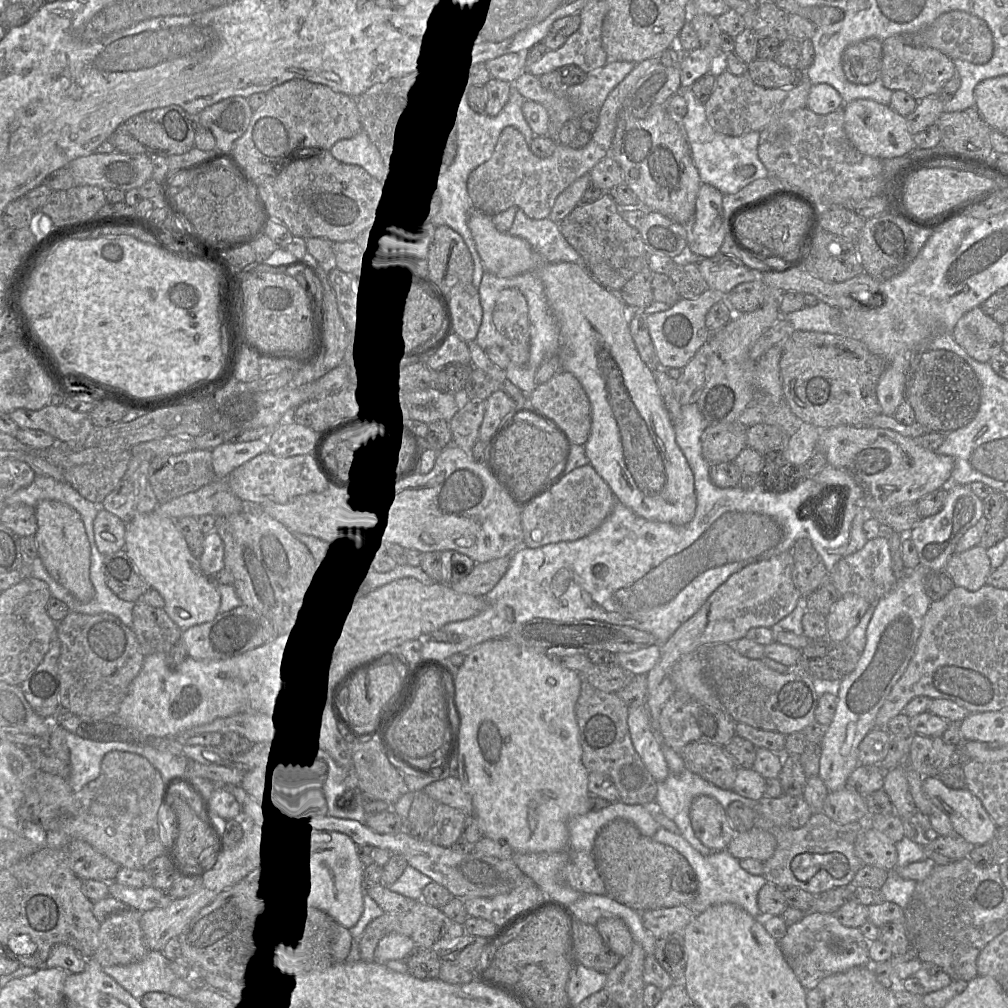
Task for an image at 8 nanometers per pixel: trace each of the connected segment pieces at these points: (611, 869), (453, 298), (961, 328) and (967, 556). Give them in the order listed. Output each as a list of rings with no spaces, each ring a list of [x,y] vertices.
[[[614,819],[600,830],[594,856],[607,894],[636,911],[689,906],[698,896],[698,877],[687,859],[673,847],[643,835],[626,819]]]
[[[471,283],[456,285],[449,292],[448,299],[451,312],[451,335],[454,333],[465,342],[474,341],[482,320],[478,288]]]
[[[980,307],[966,312],[951,335],[971,358],[979,362],[989,362],[1002,351],[1003,328]]]
[[[979,544],[964,552],[954,553],[945,566],[954,585],[970,591],[988,585],[986,581],[992,570],[987,550]]]

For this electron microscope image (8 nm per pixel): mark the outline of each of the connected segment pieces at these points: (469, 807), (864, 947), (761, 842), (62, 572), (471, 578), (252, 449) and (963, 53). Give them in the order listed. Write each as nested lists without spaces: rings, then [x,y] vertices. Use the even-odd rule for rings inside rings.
[[[448,777],[441,781],[436,781],[423,790],[431,798],[461,810],[467,816],[474,815],[472,799],[462,786],[458,777]]]
[[[806,912],[802,920],[787,927],[779,947],[806,990],[814,988],[823,978],[855,966],[870,963],[870,942],[858,927],[848,927],[832,913]]]
[[[753,827],[747,832],[736,833],[725,850],[739,860],[751,858],[764,862],[773,855],[775,849],[775,837],[763,829]]]
[[[53,500],[41,501],[34,509],[37,520],[34,537],[38,557],[47,572],[78,601],[91,601],[95,596],[95,589],[90,580],[91,546],[80,514],[72,507]]]
[[[510,557],[476,563],[471,573],[459,582],[451,584],[451,588],[459,594],[485,596],[506,573],[510,564]]]
[[[267,439],[220,444],[211,450],[215,479],[225,479],[237,467],[267,451]]]
[[[963,11],[941,14],[928,27],[915,32],[901,34],[905,43],[921,48],[934,48],[951,59],[961,59],[974,64],[987,63],[993,55],[994,43],[987,24],[980,18]]]

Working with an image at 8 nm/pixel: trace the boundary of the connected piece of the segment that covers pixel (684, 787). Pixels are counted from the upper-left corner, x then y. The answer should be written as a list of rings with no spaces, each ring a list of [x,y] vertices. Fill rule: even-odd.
[[[686,769],[681,774],[670,773],[664,781],[657,782],[657,785],[658,790],[655,804],[657,804],[659,811],[661,811],[665,816],[672,820],[680,828],[680,834],[691,844],[693,848],[695,848],[703,855],[711,854],[712,850],[706,847],[698,839],[691,825],[690,807],[695,797],[699,795],[711,796],[722,805],[725,811],[733,802],[741,802],[747,806],[755,807],[755,802],[752,802],[750,799],[737,794],[733,790],[722,789],[706,781],[705,779],[688,769]]]

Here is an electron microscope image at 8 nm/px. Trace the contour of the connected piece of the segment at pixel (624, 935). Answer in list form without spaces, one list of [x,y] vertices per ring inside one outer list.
[[[603,917],[596,923],[605,944],[619,957],[628,955],[634,944],[633,937],[625,922],[617,917]]]

